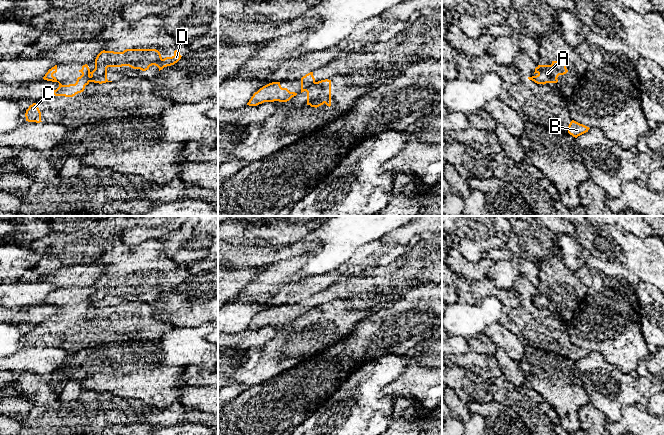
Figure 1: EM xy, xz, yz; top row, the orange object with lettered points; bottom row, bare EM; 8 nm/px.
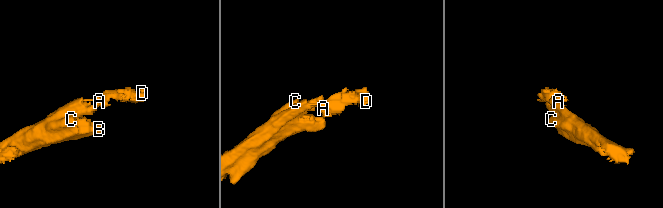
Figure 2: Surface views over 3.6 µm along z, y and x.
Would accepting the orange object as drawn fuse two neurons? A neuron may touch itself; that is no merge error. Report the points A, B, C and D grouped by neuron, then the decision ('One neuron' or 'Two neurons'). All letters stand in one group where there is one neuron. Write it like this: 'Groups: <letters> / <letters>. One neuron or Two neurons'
Groups: A D / B C. Two neurons

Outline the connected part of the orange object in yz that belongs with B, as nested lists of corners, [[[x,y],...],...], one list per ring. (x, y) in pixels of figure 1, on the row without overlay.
[[[572,344],[568,350],[568,357],[577,362],[578,360],[588,356],[589,353],[589,351]]]

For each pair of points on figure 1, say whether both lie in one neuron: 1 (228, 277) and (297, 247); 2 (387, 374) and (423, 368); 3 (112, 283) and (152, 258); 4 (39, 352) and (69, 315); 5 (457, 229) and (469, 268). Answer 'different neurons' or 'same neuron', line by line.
1: different neurons
2: different neurons
3: same neuron
4: different neurons
5: different neurons

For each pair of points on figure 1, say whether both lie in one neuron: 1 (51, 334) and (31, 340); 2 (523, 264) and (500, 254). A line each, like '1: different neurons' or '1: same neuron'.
1: same neuron
2: same neuron

